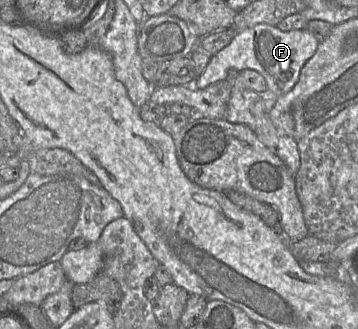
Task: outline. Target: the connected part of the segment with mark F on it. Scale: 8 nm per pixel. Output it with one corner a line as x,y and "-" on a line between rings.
258,24
236,33
230,44
213,55
205,71
190,84
192,84
195,89
204,89
213,83
233,79
237,73
245,69
251,69
260,73
266,80
269,94
263,96
266,98
275,98
276,100
277,97
288,93
295,86
303,65
315,54
318,45
319,42
316,37
307,29
284,32
273,25

